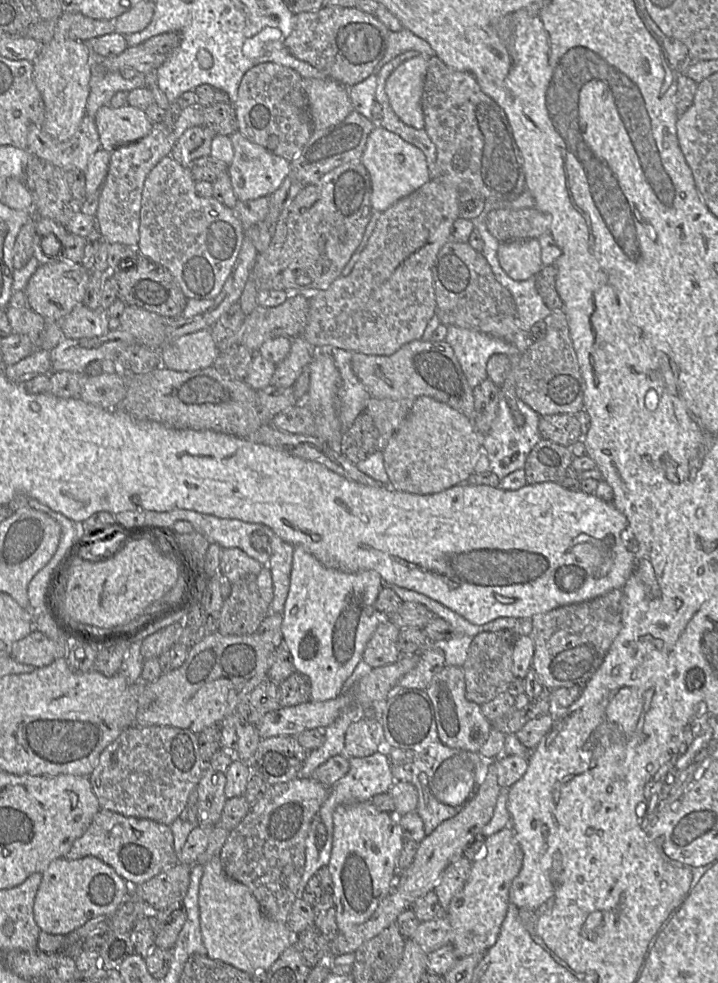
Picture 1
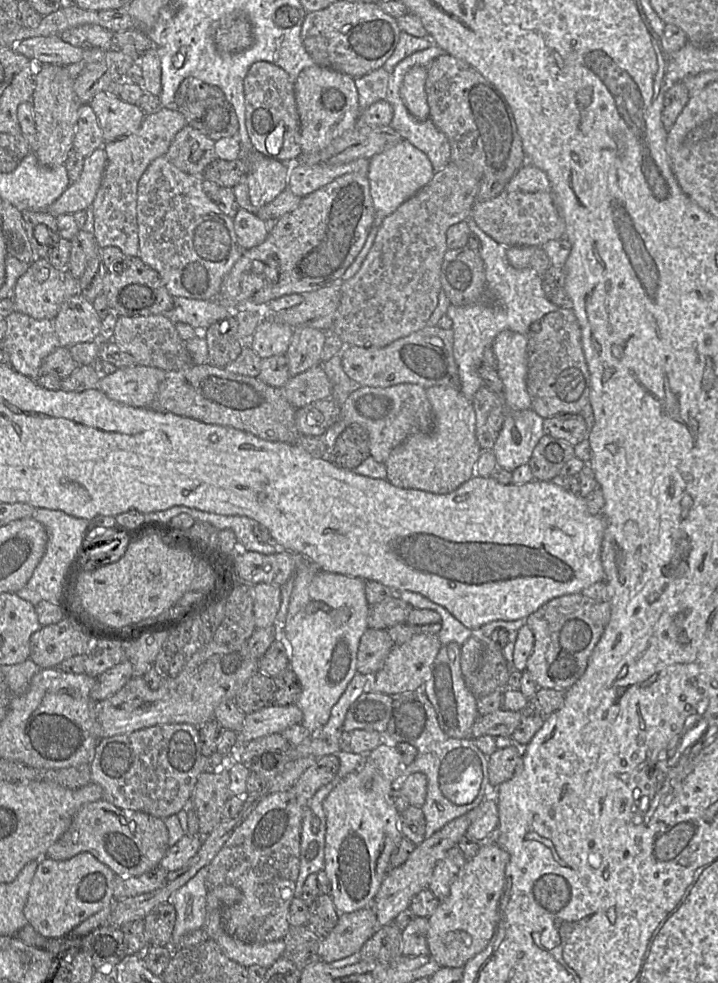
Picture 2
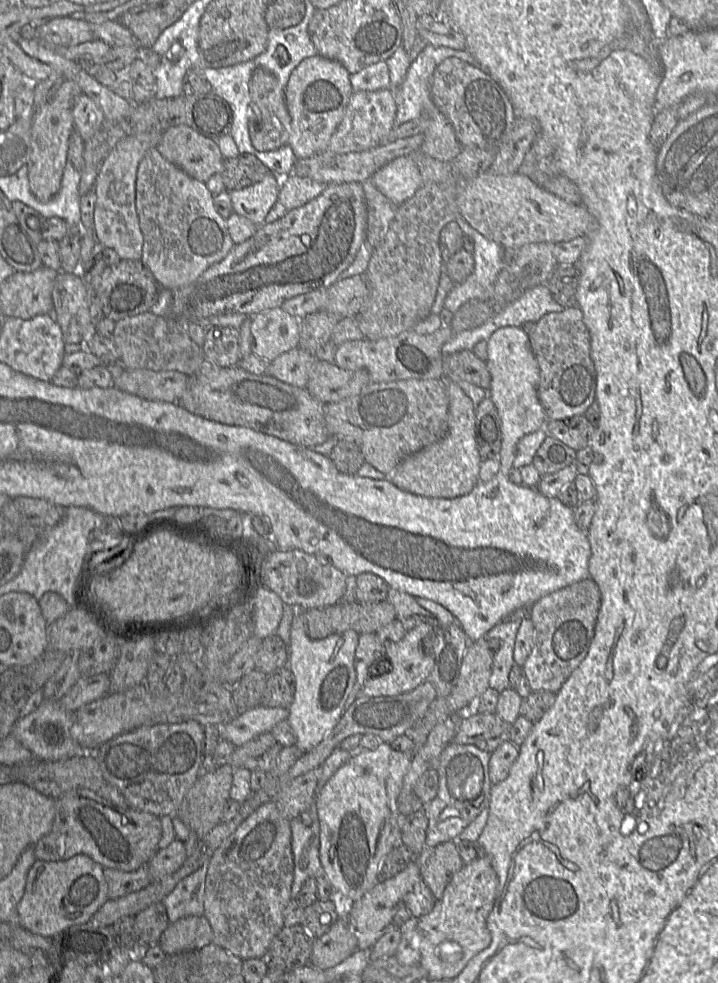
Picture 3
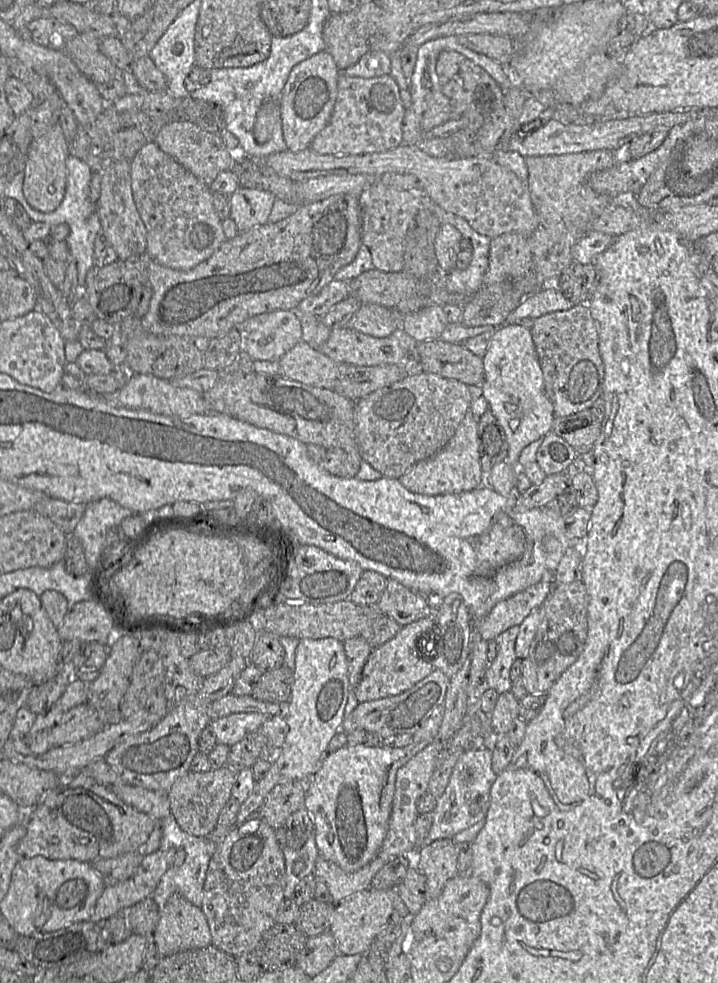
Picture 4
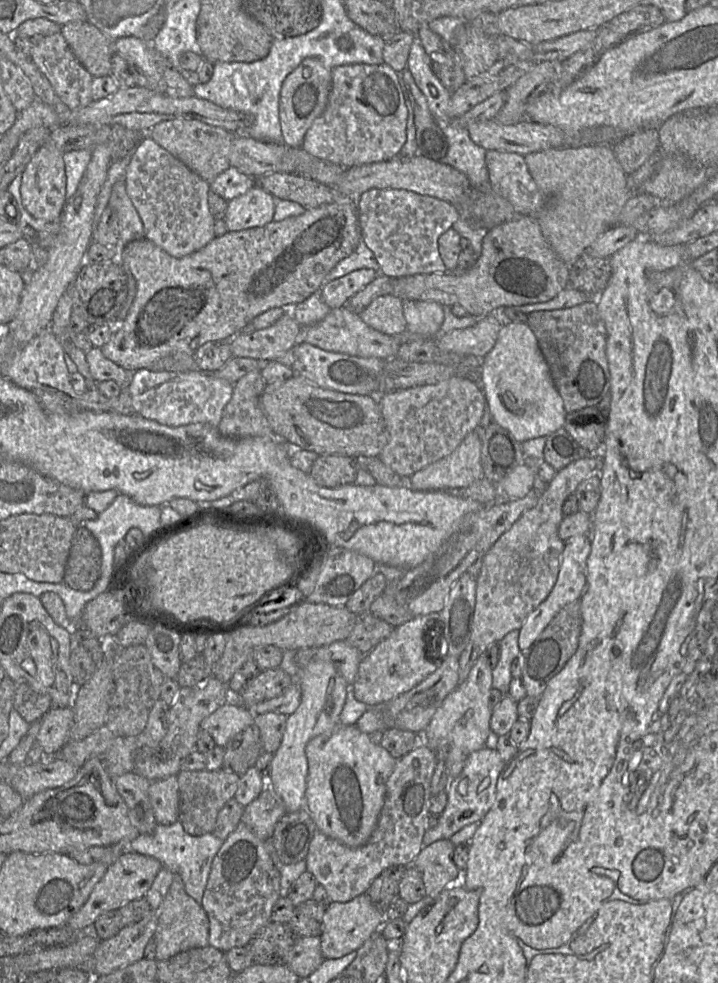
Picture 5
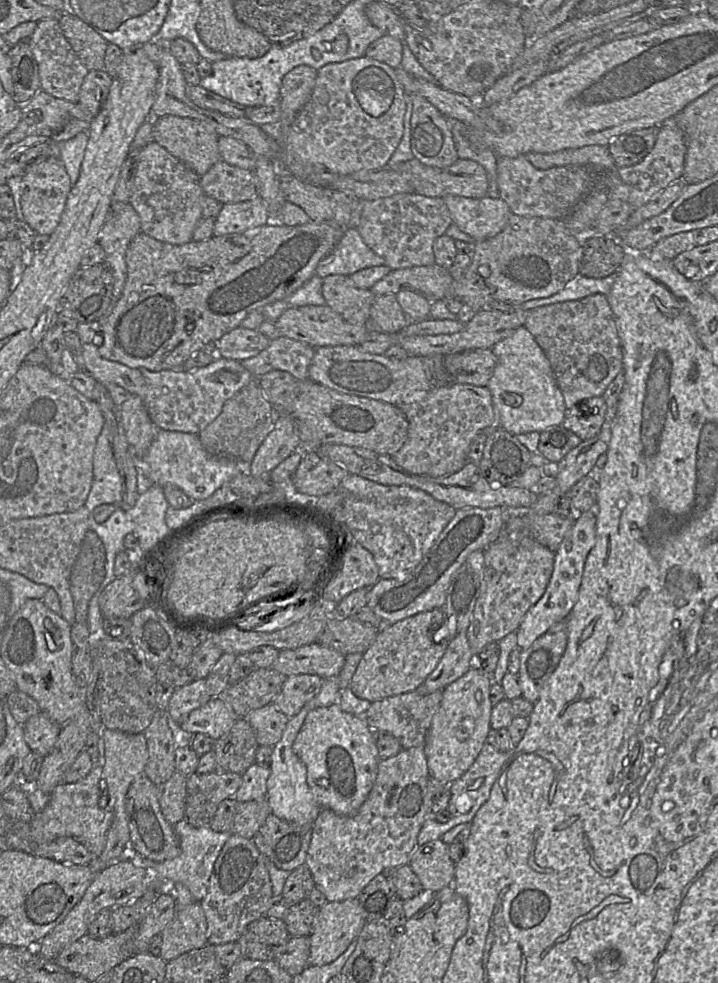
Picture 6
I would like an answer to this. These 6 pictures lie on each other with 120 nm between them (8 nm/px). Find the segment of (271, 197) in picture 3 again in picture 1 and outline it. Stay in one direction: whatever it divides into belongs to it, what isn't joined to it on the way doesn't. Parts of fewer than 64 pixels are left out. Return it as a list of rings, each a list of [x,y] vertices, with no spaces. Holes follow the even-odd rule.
[[[239,131],[228,136],[232,142],[234,156],[228,165],[228,174],[238,201],[268,197],[276,191],[289,175],[290,162],[268,151],[265,147],[250,142]]]

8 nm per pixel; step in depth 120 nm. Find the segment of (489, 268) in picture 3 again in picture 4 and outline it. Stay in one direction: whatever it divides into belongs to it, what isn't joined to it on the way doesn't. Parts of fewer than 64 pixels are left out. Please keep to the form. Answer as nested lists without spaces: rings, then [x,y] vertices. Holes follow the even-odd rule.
[[[450,212],[442,217],[442,225],[451,224],[471,241],[473,246],[472,259],[465,270],[454,269],[445,274],[445,287],[452,294],[472,297],[483,285],[483,278],[489,263],[491,238],[476,232],[468,222]]]

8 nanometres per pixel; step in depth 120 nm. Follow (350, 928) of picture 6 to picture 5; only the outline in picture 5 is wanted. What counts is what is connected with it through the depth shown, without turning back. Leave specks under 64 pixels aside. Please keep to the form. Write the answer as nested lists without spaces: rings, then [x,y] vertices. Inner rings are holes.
[[[366,894],[348,902],[329,903],[319,936],[324,959],[338,959],[356,952],[374,932],[381,930],[385,922],[384,912],[376,908]]]

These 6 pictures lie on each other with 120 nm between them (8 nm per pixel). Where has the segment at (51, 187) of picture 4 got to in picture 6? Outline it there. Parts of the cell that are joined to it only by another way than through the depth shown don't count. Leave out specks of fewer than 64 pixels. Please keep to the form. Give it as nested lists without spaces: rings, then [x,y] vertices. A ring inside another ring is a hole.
[[[38,157],[29,163],[22,176],[20,204],[25,223],[36,234],[50,236],[58,226],[73,185],[58,157]]]

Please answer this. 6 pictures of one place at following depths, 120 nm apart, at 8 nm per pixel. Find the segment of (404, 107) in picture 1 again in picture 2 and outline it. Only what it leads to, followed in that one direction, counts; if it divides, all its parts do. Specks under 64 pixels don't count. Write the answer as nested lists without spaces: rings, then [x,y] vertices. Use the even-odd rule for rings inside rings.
[[[414,66],[404,76],[400,95],[411,115],[418,120],[429,118],[429,106],[425,90],[427,67]]]

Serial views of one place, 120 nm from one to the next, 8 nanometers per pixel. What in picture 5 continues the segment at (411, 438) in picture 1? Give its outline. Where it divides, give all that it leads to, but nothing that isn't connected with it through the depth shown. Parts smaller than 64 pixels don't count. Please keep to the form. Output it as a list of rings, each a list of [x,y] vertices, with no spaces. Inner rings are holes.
[[[470,432],[451,454],[411,475],[407,486],[416,491],[436,491],[471,485],[484,478],[481,448],[480,437]]]

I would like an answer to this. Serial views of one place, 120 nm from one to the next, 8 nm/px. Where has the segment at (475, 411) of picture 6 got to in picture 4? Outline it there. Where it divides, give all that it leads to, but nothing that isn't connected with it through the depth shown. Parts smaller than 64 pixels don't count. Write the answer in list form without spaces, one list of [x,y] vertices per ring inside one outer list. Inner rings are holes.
[[[420,371],[381,388],[354,406],[356,441],[362,459],[383,476],[399,479],[415,464],[440,451],[470,410],[468,385]]]

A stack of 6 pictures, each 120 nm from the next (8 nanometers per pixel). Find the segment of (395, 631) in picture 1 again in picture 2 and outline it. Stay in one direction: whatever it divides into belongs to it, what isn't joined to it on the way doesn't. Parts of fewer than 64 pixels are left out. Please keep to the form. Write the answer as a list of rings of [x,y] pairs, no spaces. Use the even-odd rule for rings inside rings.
[[[368,628],[361,636],[357,652],[357,672],[373,676],[394,647],[385,629]]]

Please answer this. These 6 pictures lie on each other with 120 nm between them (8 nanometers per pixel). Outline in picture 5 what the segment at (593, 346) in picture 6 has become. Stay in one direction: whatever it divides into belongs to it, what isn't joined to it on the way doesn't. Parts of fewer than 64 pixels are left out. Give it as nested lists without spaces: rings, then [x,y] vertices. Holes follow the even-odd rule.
[[[597,298],[570,308],[535,311],[527,316],[526,324],[537,339],[566,414],[597,406],[610,392],[607,331],[598,312]]]

